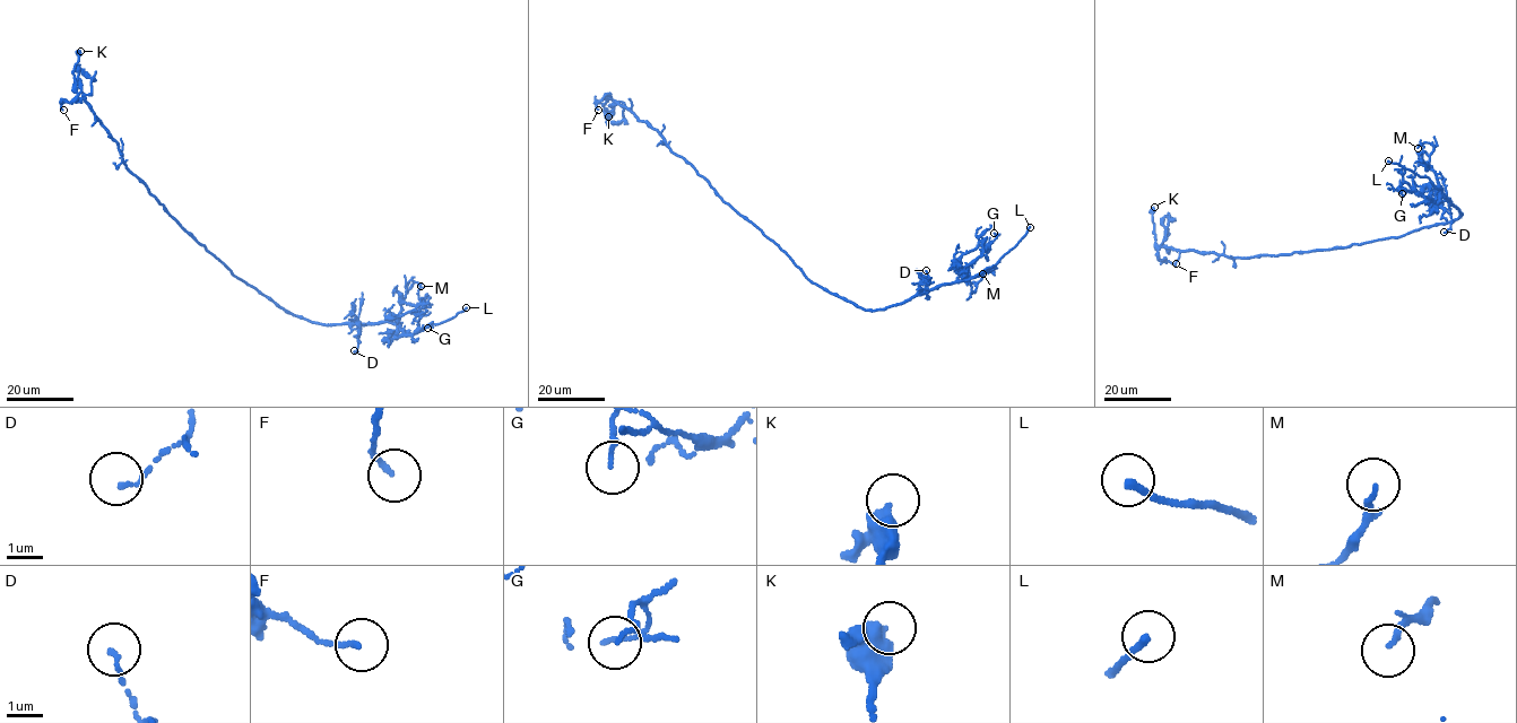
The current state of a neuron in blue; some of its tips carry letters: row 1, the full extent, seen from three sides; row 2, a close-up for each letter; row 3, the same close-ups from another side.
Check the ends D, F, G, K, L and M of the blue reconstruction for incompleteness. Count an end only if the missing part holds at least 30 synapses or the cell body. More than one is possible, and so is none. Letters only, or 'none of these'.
L

